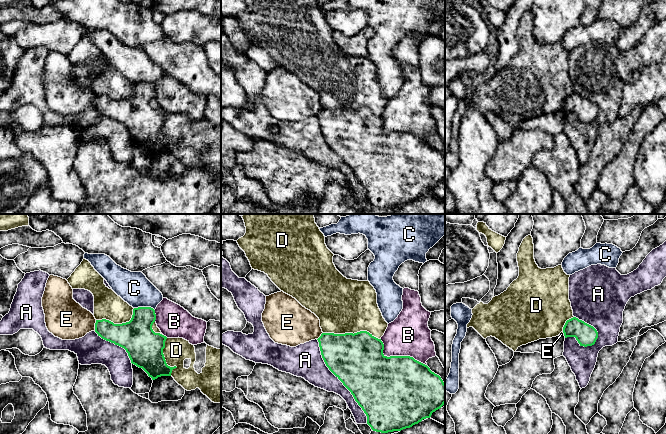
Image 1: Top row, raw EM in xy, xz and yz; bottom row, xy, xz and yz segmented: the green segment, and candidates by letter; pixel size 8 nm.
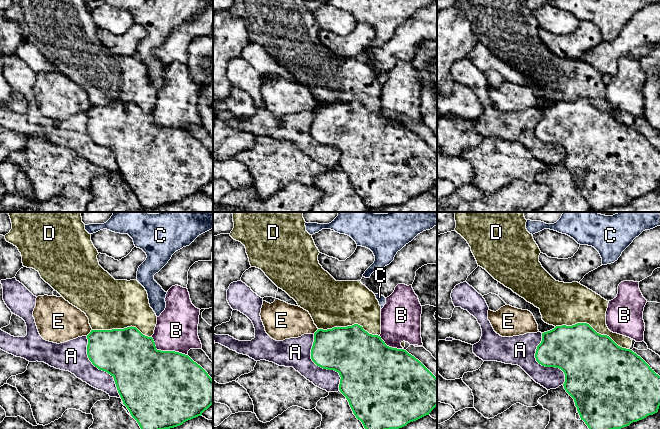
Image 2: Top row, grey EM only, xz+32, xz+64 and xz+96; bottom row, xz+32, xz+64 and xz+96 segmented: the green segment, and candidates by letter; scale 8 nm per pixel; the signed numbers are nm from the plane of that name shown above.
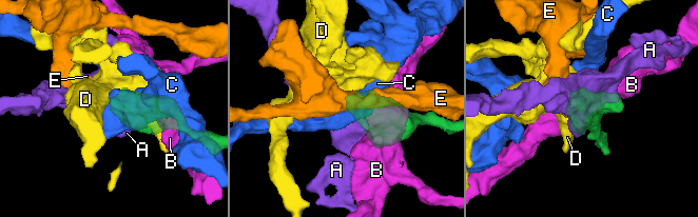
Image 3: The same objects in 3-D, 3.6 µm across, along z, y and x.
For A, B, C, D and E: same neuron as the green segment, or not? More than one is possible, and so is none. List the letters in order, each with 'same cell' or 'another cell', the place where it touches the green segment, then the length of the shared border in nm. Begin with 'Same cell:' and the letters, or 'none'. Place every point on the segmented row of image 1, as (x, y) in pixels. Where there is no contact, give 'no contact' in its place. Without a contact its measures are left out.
Same cell: none
A: another cell; meets green in xz at (340, 380); contact 800 nm long
B: another cell; meets green in xz at (398, 356); contact 440 nm long
C: another cell; meets green in xy at (144, 307); contact 170 nm long
D: another cell; meets green in xz at (352, 333); contact 460 nm long
E: another cell; meets green in xy at (95, 325); contact 90 nm long

